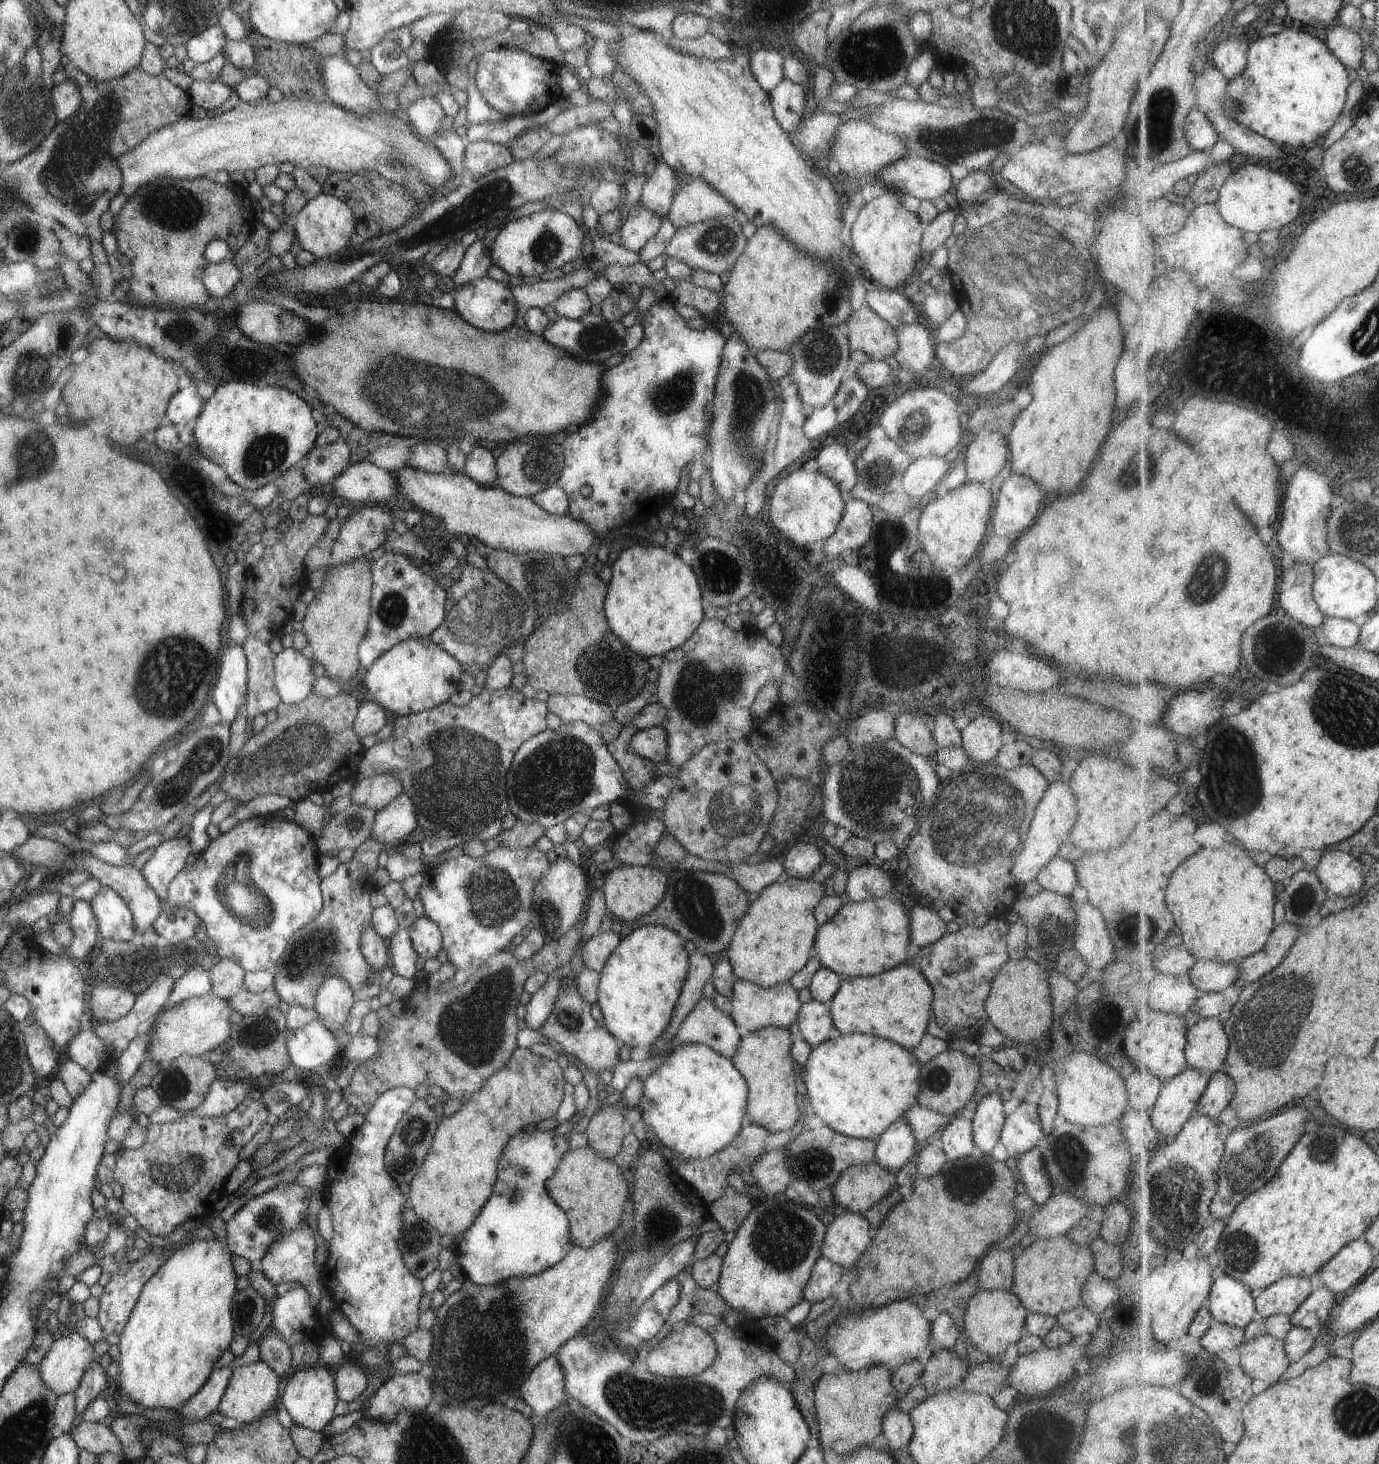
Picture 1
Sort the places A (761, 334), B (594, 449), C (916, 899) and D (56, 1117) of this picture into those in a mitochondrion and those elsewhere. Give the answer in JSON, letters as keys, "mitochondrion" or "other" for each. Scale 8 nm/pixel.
{"A":"other","B":"other","C":"other","D":"other"}

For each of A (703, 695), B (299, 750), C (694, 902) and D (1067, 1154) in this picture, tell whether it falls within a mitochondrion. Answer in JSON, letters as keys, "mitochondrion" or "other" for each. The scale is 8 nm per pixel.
{"A":"mitochondrion","B":"mitochondrion","C":"mitochondrion","D":"mitochondrion"}

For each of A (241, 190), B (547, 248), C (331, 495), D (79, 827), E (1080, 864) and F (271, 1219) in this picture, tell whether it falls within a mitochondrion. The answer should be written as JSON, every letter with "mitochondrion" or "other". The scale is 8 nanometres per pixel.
{"A":"other","B":"mitochondrion","C":"other","D":"other","E":"other","F":"mitochondrion"}

